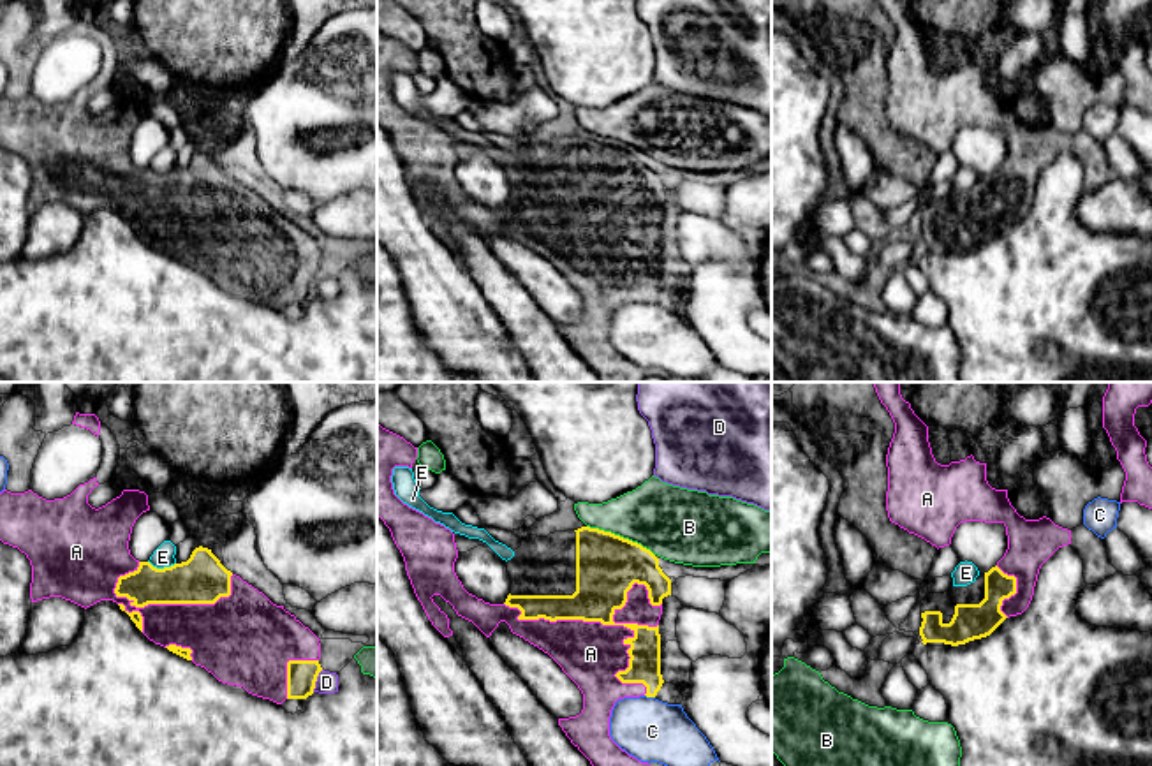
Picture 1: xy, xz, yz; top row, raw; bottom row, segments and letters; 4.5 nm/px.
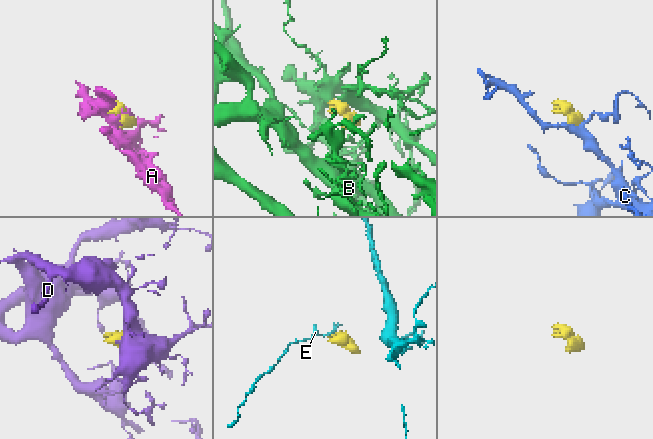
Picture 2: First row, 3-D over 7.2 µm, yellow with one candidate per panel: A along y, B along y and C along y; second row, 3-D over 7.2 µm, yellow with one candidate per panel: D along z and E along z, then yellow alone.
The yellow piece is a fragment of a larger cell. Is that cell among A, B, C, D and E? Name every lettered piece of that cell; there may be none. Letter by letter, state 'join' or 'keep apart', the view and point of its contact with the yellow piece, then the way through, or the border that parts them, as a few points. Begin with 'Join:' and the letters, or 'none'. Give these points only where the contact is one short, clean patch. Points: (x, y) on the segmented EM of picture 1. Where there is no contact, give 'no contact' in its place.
Join: A
A: join | xz (606, 624)
B: keep apart | xz (619, 536) | along xz (587, 525), (636, 541), (654, 555)
C: keep apart | xz (650, 696)
D: keep apart | xy (316, 680) | along xy (323, 670), (312, 691)
E: keep apart | xy (164, 567) | along xy (148, 560), (157, 567), (175, 564)

